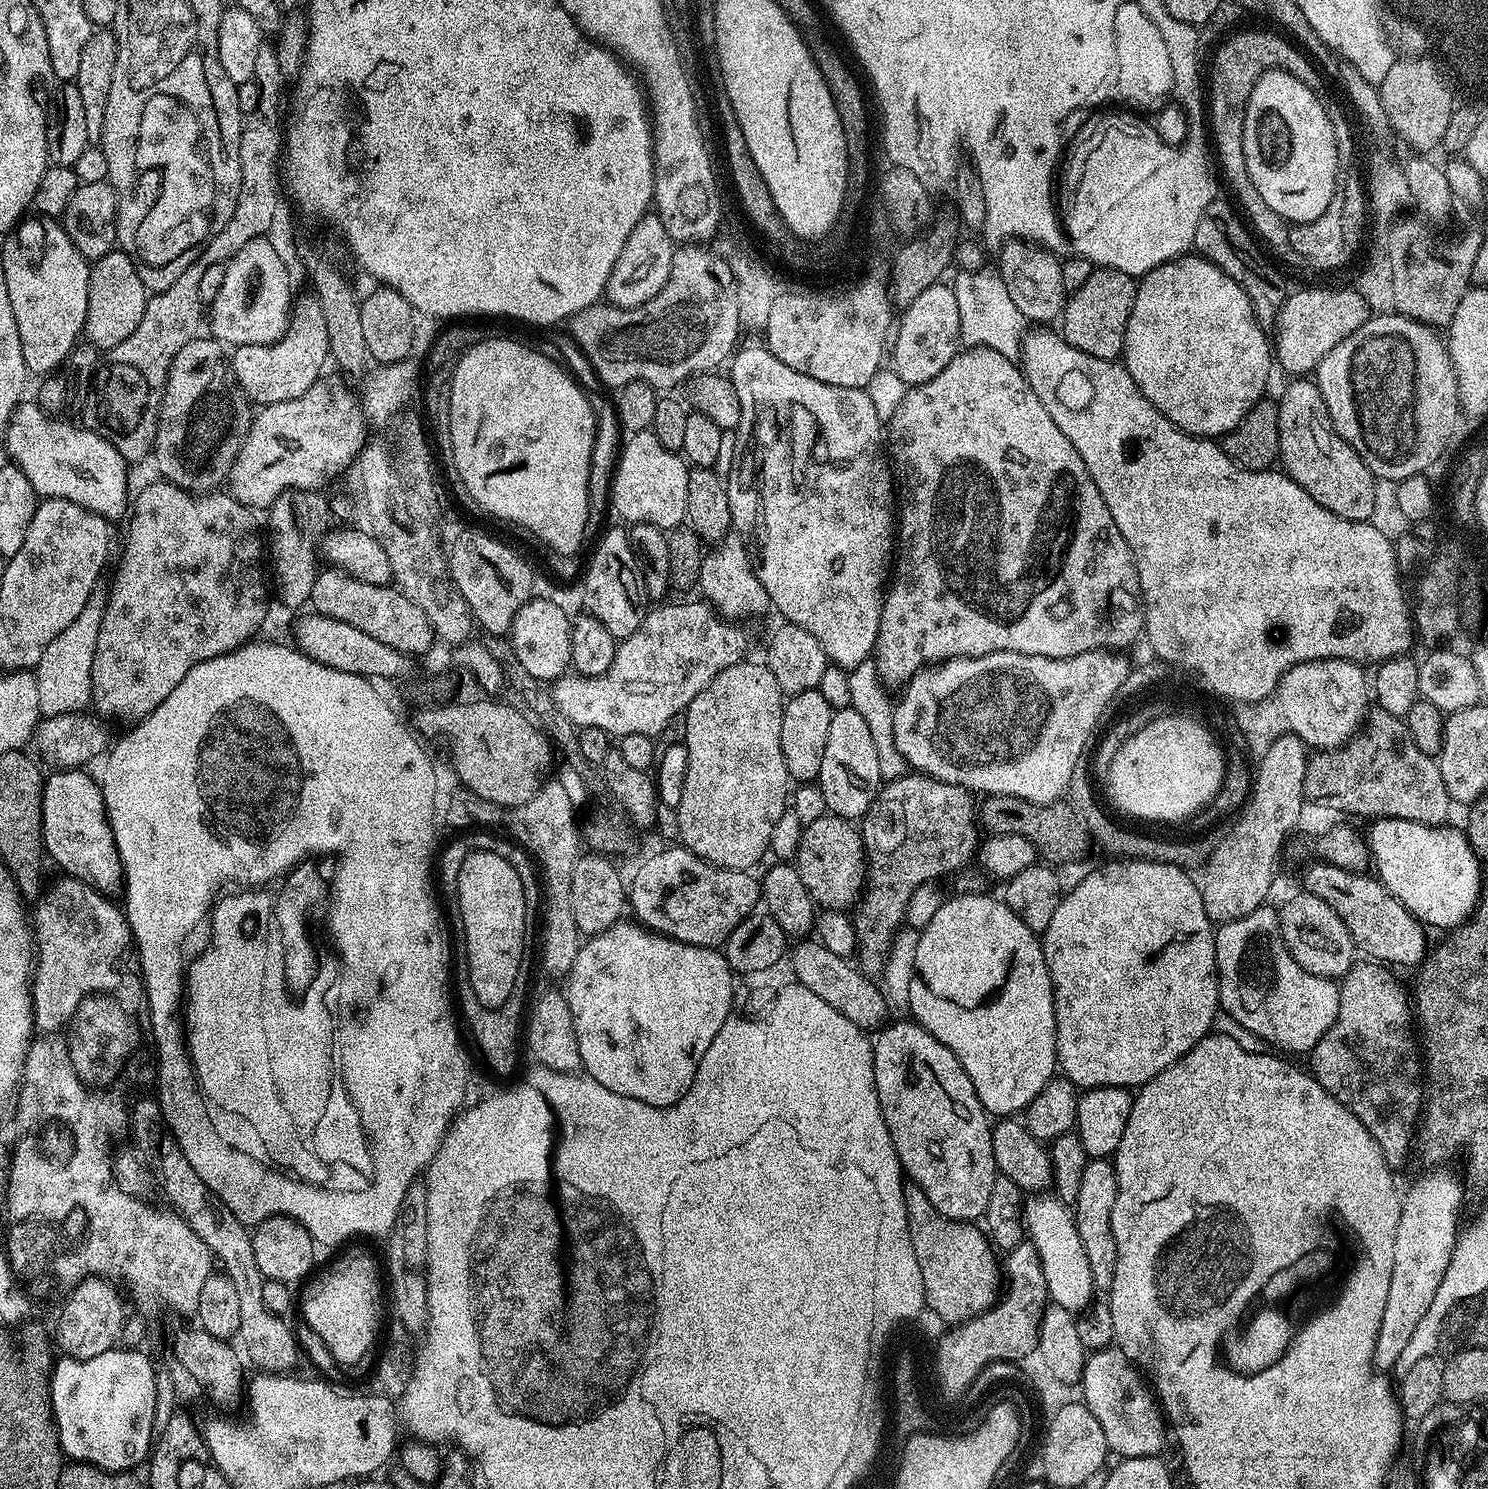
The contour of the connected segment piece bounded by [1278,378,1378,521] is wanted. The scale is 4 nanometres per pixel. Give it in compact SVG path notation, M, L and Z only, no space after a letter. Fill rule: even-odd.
M1292 378L1287 382L1289 384L1285 386L1280 400L1278 399L1278 434L1280 435L1278 460L1281 465L1284 463L1283 471L1291 480L1298 482L1298 486L1302 486L1302 490L1306 490L1306 494L1310 494L1310 498L1318 502L1318 506L1326 506L1326 510L1347 520L1371 521L1372 515L1376 512L1377 477L1372 475L1363 458L1336 433L1336 427L1332 424L1330 414L1326 410L1326 402L1315 379Z

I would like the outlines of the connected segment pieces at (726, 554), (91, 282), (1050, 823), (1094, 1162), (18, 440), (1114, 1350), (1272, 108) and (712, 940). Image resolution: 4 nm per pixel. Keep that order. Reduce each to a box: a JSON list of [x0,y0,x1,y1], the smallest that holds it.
[[699,534,770,622],[83,250,150,350],[978,795,1089,864],[1074,1158,1118,1290],[2,402,130,522],[1079,1346,1166,1458],[1244,67,1342,225],[626,846,761,949]]

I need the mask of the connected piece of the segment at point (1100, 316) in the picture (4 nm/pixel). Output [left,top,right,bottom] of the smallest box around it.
[1062,267,1137,361]

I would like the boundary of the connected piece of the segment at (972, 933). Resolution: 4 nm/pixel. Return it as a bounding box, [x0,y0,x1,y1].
[908,893,1057,1118]

